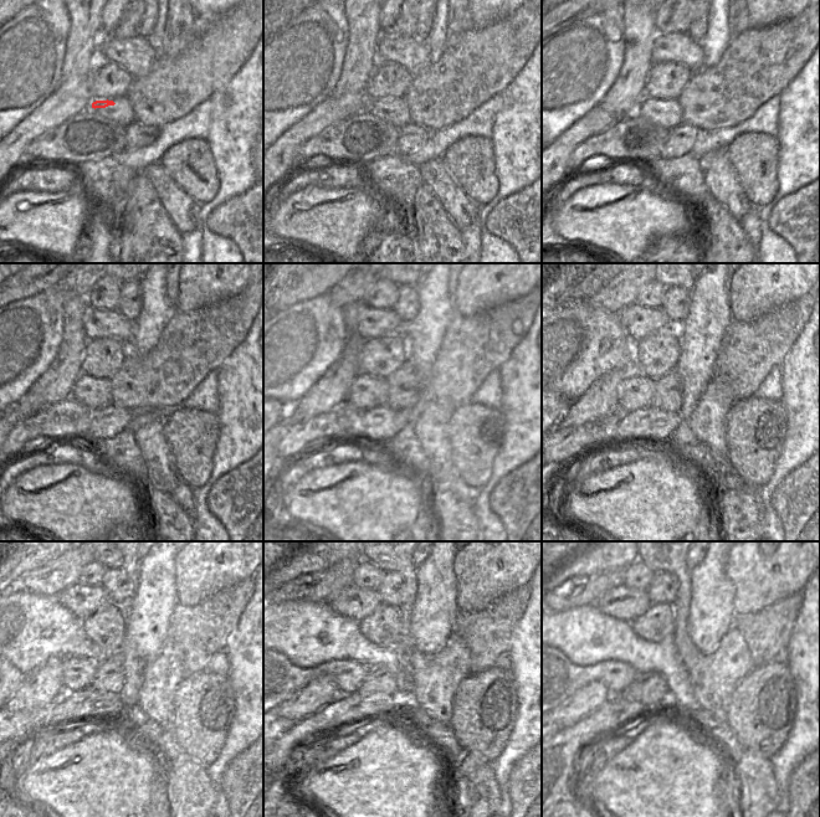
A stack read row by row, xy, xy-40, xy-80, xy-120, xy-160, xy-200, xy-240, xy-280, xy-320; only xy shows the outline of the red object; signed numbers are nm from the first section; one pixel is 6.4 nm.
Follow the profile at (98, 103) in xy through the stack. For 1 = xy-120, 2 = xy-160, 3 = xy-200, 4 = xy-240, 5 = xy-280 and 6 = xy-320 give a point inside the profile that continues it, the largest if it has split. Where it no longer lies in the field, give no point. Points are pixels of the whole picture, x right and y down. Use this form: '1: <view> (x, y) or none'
1: xy-120 (83, 392)
2: xy-160 (360, 395)
3: xy-200 (634, 392)
4: xy-240 (77, 672)
5: xy-280 (348, 674)
6: xy-320 (567, 678)

